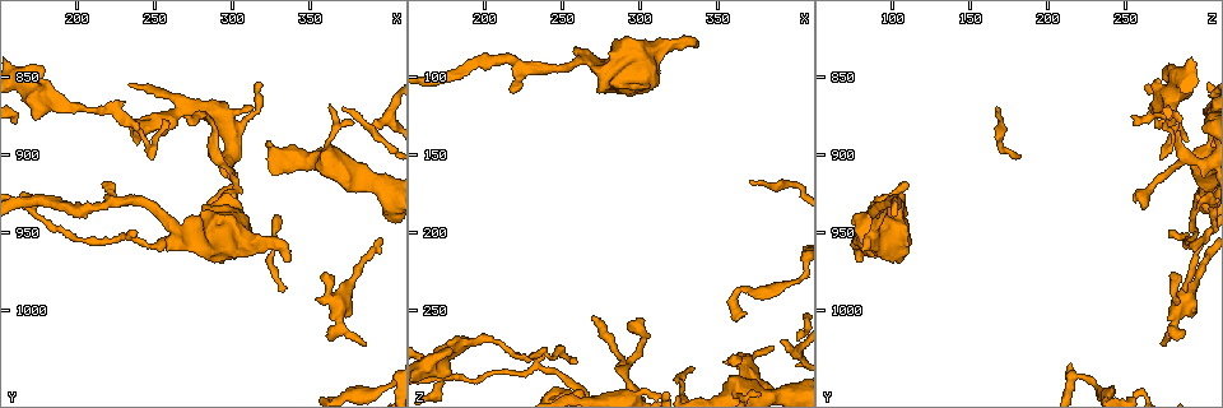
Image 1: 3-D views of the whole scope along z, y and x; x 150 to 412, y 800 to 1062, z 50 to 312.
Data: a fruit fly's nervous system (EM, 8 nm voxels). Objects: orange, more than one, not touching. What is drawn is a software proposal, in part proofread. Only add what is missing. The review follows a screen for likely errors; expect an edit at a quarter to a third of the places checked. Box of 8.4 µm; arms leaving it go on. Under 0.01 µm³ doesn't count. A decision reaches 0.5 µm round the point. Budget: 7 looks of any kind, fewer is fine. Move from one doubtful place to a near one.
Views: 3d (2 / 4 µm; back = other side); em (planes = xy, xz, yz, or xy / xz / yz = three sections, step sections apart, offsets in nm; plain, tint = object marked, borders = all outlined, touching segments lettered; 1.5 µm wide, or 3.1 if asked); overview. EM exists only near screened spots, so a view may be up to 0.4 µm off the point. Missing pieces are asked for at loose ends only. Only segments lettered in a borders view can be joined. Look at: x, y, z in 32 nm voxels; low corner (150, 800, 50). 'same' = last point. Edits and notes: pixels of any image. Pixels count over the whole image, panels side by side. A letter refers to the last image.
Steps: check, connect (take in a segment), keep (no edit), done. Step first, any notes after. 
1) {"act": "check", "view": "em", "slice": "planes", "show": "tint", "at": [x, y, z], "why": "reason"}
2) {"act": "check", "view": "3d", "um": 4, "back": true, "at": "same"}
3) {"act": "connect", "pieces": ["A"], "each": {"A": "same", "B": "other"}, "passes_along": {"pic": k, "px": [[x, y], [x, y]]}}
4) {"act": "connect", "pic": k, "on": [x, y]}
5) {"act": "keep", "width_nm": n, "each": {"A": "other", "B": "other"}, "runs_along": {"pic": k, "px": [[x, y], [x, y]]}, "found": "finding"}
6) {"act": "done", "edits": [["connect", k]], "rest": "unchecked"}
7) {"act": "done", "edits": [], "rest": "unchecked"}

{"act": "check", "view": "3d", "um": 2, "at": [178, 844, 278], "why": "free end"}

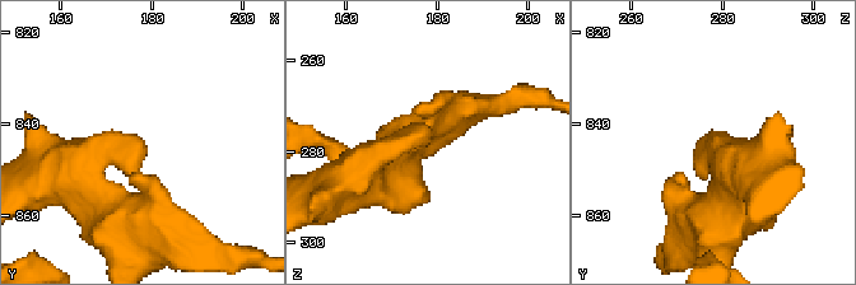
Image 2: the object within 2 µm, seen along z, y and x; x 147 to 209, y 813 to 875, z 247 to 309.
{"act": "check", "view": "em", "slice": "planes", "show": "tint", "at": [177, 843, 275], "why": "now the EM"}

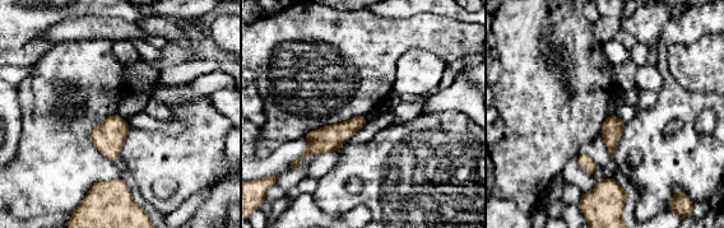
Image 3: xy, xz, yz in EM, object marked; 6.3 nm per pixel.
{"act": "check", "view": "em", "slice": "planes", "show": "borders", "at": "same"}

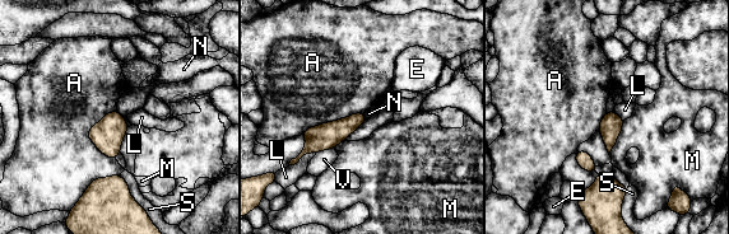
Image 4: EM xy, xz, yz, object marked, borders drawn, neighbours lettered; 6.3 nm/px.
{"act": "keep", "width_nm": 110, "each": {"A": "other", "E": "other", "L": "other", "M": "other", "N": "other", "S": "other", "V": "other"}, "border": {"pic": 4, "px": [[116, 111], [124, 117]]}, "found": "no lettered segment goes on from it"}

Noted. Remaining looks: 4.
{"act": "check", "view": "3d", "um": 4, "at": [216, 918, 108], "why": "free end"}

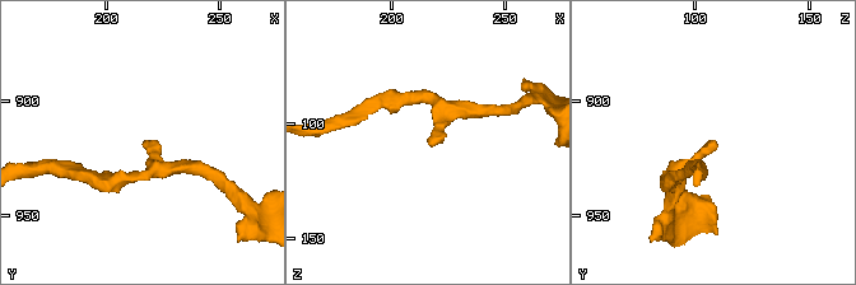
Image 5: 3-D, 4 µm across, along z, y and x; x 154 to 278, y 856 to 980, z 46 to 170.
{"act": "check", "view": "em", "slice": "planes", "show": "plain", "at": [217, 917, 108]}

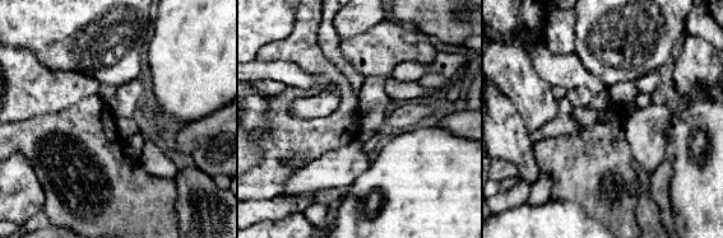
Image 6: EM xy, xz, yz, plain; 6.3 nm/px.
{"act": "check", "view": "em", "slice": "planes", "show": "borders", "at": "same", "why": "see the neighbours"}

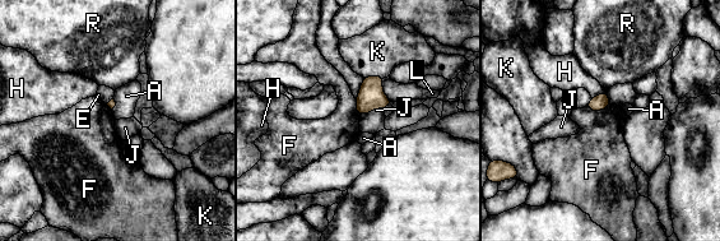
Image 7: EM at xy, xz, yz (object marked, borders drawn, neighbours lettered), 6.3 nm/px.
{"act": "keep", "each": {"A": "other", "E": "other", "F": "other", "H": "other", "J": "other", "K": "other", "L": "other", "R": "other"}, "border": {"pic": 7, "px": [[605, 91], [591, 98]]}, "found": "none of them fits"}

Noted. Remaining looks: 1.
{"act": "check", "view": "em", "slice": "planes", "show": "borders", "at": [356, 974, 284], "why": "an open end"}

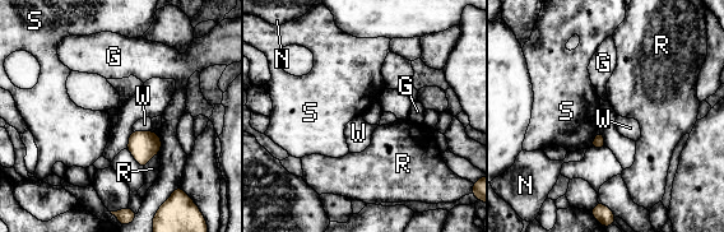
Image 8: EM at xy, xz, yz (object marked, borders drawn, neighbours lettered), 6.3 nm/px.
{"act": "keep", "each": {"G": "other", "N": "other", "R": "other", "S": "other", "W": "other"}, "border": {"pic": 8, "px": [[599, 130], [589, 147]]}, "found": "no lettered segment goes on from it"}

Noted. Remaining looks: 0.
{"act": "done", "edits": [], "rest": "unchecked"}

